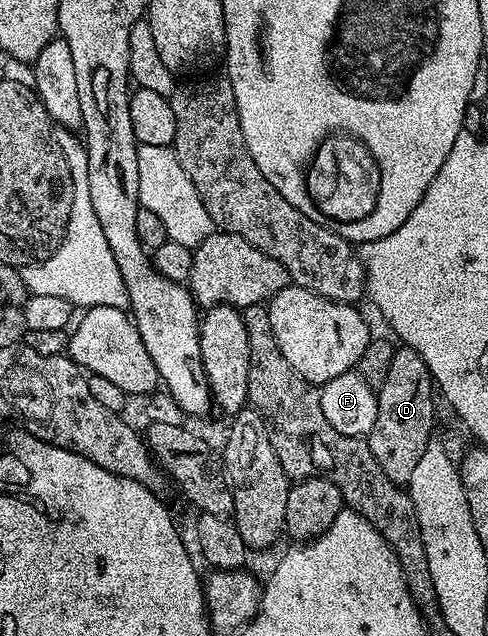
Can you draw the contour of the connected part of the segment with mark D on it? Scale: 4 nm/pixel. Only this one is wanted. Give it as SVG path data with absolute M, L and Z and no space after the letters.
M396 349L393 364L389 364L389 376L385 376L383 385L378 387L377 420L373 420L373 428L365 436L365 441L373 452L373 460L381 464L381 472L385 472L385 476L389 476L389 480L400 488L410 483L428 442L432 441L434 397L433 379L425 360L413 349Z

